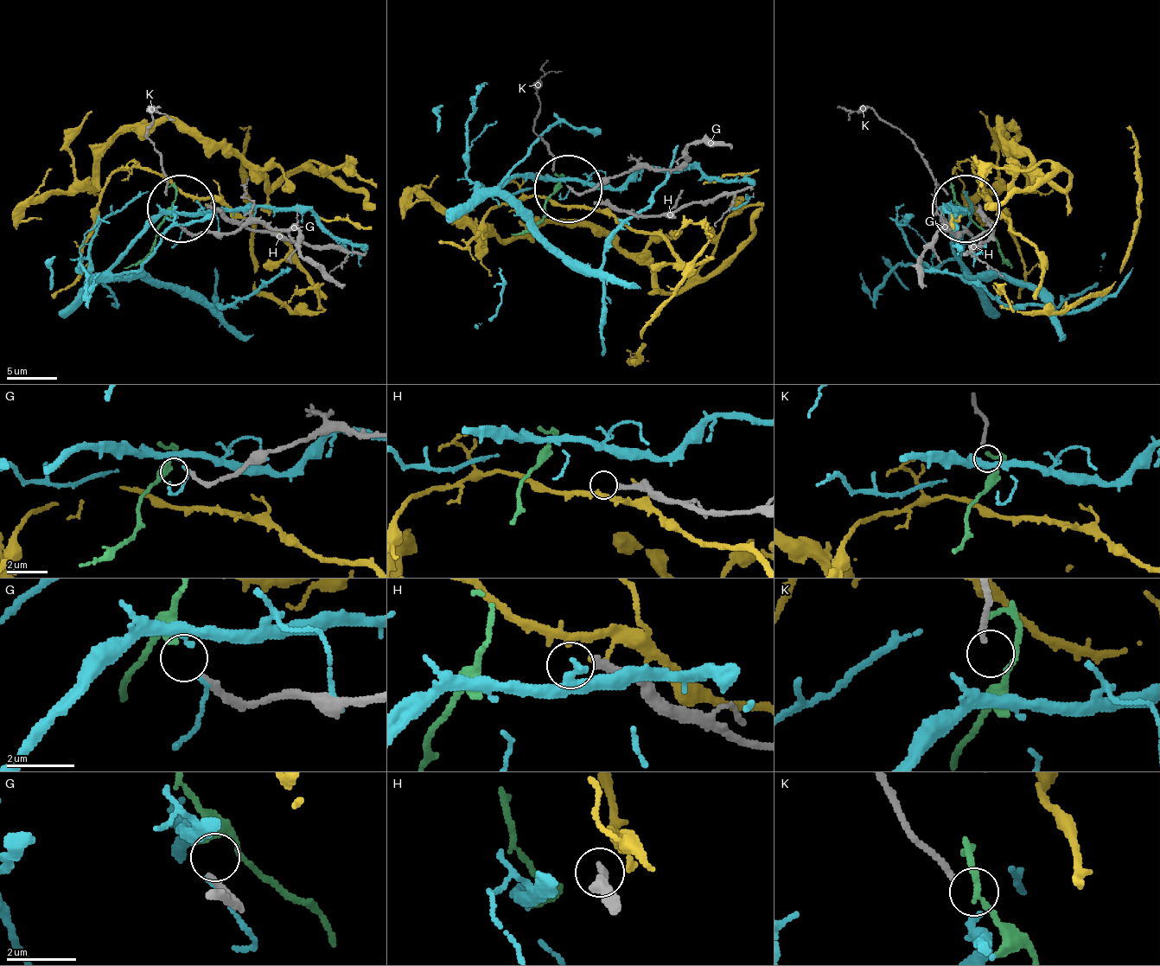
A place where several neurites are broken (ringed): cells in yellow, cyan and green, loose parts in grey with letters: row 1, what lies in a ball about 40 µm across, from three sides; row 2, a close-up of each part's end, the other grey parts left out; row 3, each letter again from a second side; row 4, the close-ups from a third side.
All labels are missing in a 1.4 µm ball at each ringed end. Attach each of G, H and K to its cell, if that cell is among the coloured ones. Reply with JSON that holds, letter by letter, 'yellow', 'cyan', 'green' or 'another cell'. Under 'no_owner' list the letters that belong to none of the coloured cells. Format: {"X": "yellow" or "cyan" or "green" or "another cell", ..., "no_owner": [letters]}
{"G": "green", "H": "another cell", "K": "another cell", "no_owner": ["H", "K"]}

